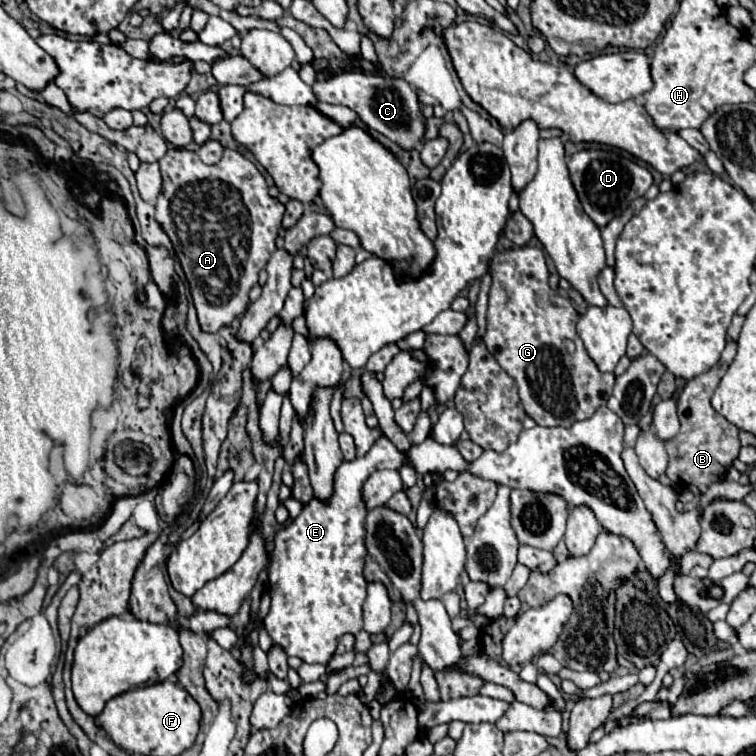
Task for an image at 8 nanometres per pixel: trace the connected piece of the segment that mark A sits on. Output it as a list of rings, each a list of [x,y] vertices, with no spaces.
[[[172,146],[172,148],[166,152],[166,156],[160,158],[160,170],[162,170],[162,180],[164,180],[164,184],[162,184],[162,192],[160,192],[158,200],[156,200],[156,220],[164,226],[166,234],[170,236],[170,240],[172,240],[172,244],[174,244],[174,252],[176,252],[176,256],[178,256],[182,268],[184,268],[184,274],[186,274],[186,278],[188,278],[188,282],[190,282],[190,292],[192,292],[192,296],[194,296],[194,306],[196,306],[196,310],[198,310],[198,320],[200,320],[200,324],[202,324],[202,330],[204,330],[204,332],[218,332],[222,326],[230,324],[238,314],[244,314],[244,312],[246,312],[246,308],[248,308],[248,304],[250,304],[248,292],[250,292],[250,288],[258,282],[260,270],[266,266],[268,258],[272,256],[272,252],[274,252],[274,248],[276,248],[276,236],[278,236],[278,228],[280,228],[280,224],[282,224],[284,204],[278,202],[278,198],[272,198],[272,196],[268,194],[268,186],[266,186],[264,176],[260,174],[260,170],[258,170],[246,156],[242,156],[238,150],[232,150],[232,148],[224,148],[222,160],[220,160],[218,164],[208,166],[208,164],[204,164],[204,162],[200,160],[200,156],[198,156],[194,150]]]

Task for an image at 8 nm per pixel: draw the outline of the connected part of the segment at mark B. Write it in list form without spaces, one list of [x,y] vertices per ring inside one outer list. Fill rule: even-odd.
[[[730,342],[724,348],[720,362],[716,366],[712,366],[706,374],[692,378],[684,386],[684,390],[678,398],[680,432],[672,440],[666,442],[666,452],[670,456],[666,476],[672,480],[672,488],[676,492],[690,490],[696,496],[706,494],[708,486],[714,482],[720,482],[726,476],[732,462],[738,458],[738,452],[742,448],[740,438],[738,438],[740,430],[734,424],[730,424],[724,416],[718,416],[718,412],[710,404],[714,388],[718,386],[720,378],[726,374],[734,356],[736,356],[736,342]]]

